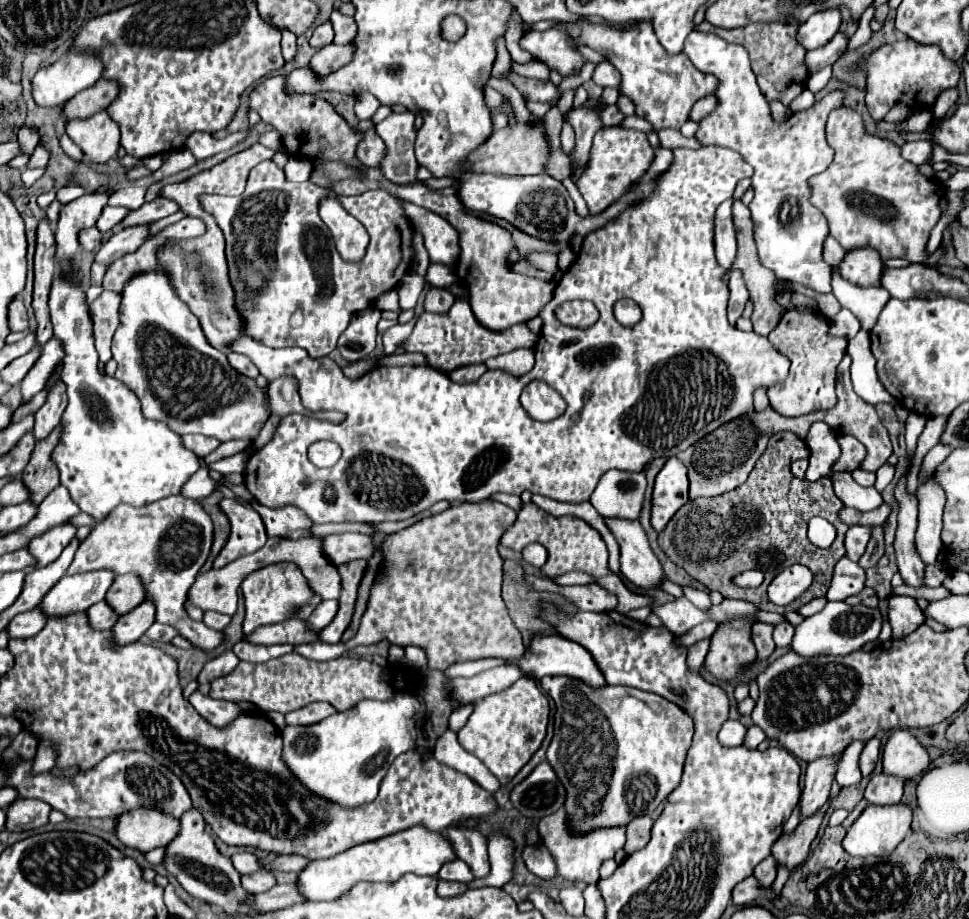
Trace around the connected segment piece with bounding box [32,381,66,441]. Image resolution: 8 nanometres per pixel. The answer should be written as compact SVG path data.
M56 383L50 387L46 403L36 411L36 423L34 423L34 437L46 439L54 427L60 425L62 413L66 409L66 397L64 397L64 383Z

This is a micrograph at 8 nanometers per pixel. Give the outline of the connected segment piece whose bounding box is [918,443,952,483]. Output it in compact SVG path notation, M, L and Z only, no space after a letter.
M938 443L936 447L932 447L928 451L928 455L924 457L924 463L922 463L922 469L920 469L920 475L918 475L918 483L924 483L928 479L928 475L934 473L934 469L952 453L952 447L946 449L944 443Z

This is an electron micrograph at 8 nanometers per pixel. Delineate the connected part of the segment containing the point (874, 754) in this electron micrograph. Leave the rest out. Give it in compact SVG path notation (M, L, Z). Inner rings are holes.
M874 737L868 741L868 745L864 747L862 755L860 755L860 761L858 761L858 767L860 767L860 773L866 777L872 773L876 761L878 761L878 755L880 755L880 739Z

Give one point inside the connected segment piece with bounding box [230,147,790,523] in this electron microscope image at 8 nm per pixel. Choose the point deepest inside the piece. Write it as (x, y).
(412, 438)

